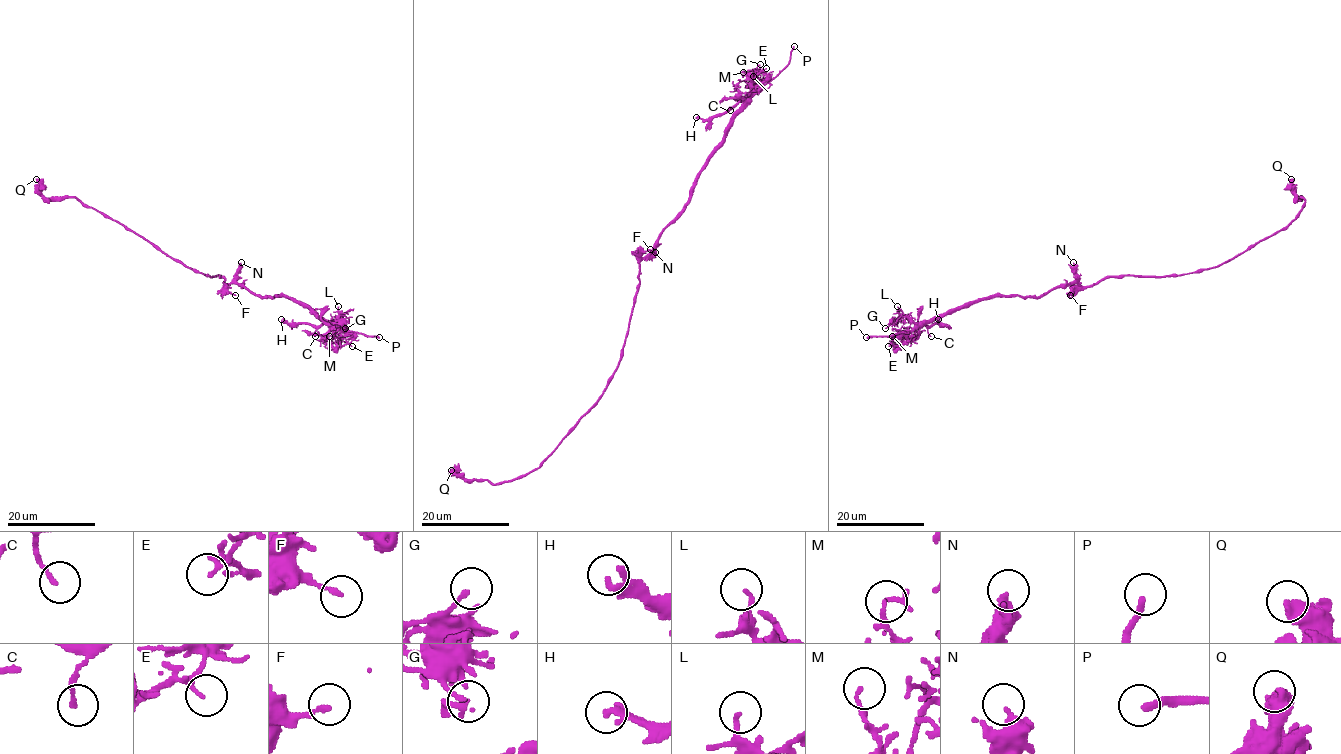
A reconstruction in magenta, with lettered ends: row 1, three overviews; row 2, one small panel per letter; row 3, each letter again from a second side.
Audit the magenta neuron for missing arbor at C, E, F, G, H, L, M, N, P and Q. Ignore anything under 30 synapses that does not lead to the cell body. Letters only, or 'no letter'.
P

